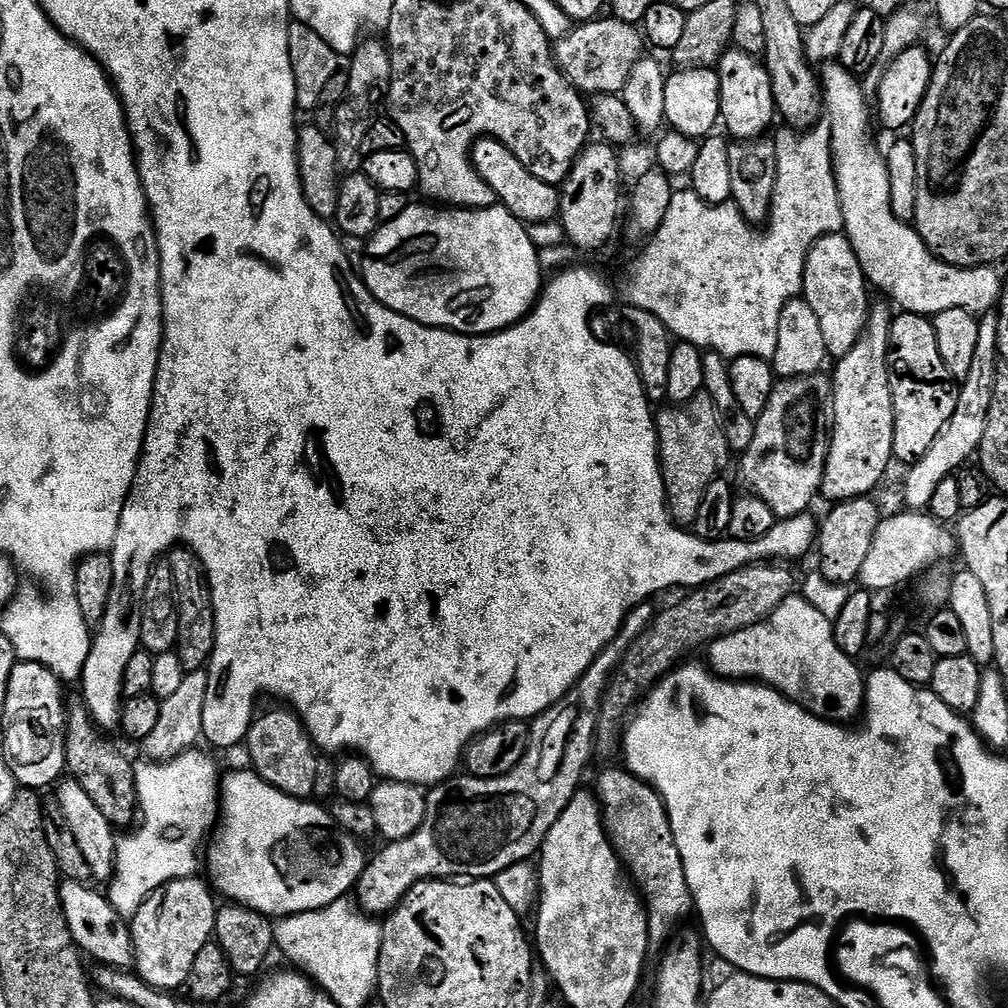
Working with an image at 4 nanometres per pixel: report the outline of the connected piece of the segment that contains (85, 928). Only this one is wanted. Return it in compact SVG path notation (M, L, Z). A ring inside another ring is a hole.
M64 880L60 886L62 910L66 914L66 922L70 926L70 934L76 947L85 957L93 956L97 965L110 968L131 969L134 964L132 954L132 929L129 921L114 910L107 895L103 891L95 892L83 880Z

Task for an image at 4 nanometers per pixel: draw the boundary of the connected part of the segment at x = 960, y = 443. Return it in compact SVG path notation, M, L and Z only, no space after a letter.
M984 314L979 317L980 329L978 330L978 350L974 350L974 366L970 366L970 374L958 388L958 402L950 422L942 426L938 438L934 438L934 446L926 450L926 454L917 464L907 469L908 477L904 480L904 500L909 509L927 509L930 498L934 498L934 489L938 482L953 475L957 470L963 469L968 459L975 457L982 442L986 429L987 411L994 395L996 374L996 347L998 346L997 317Z

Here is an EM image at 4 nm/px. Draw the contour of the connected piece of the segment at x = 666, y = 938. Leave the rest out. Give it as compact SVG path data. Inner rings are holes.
M623 766L606 769L596 780L594 795L604 815L604 833L643 899L648 914L649 945L663 949L677 935L679 924L694 912L682 854L678 854L674 842L664 799L652 785L639 780Z

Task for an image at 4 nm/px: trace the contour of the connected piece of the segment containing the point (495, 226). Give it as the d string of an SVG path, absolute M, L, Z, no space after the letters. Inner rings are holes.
M413 203L402 214L398 214L398 218L381 223L380 227L376 229L376 233L367 241L368 261L364 264L364 272L362 268L362 279L372 297L378 302L382 302L390 310L394 310L414 322L424 324L427 328L446 328L450 332L460 332L464 336L487 336L490 332L500 332L504 328L510 328L513 324L517 324L519 320L523 320L540 299L542 291L542 279L540 280L542 269L538 244L532 241L532 236L528 233L531 231L526 227L524 221L519 220L509 208L503 206L475 210L449 207L447 210L441 210L439 207L424 204Z

